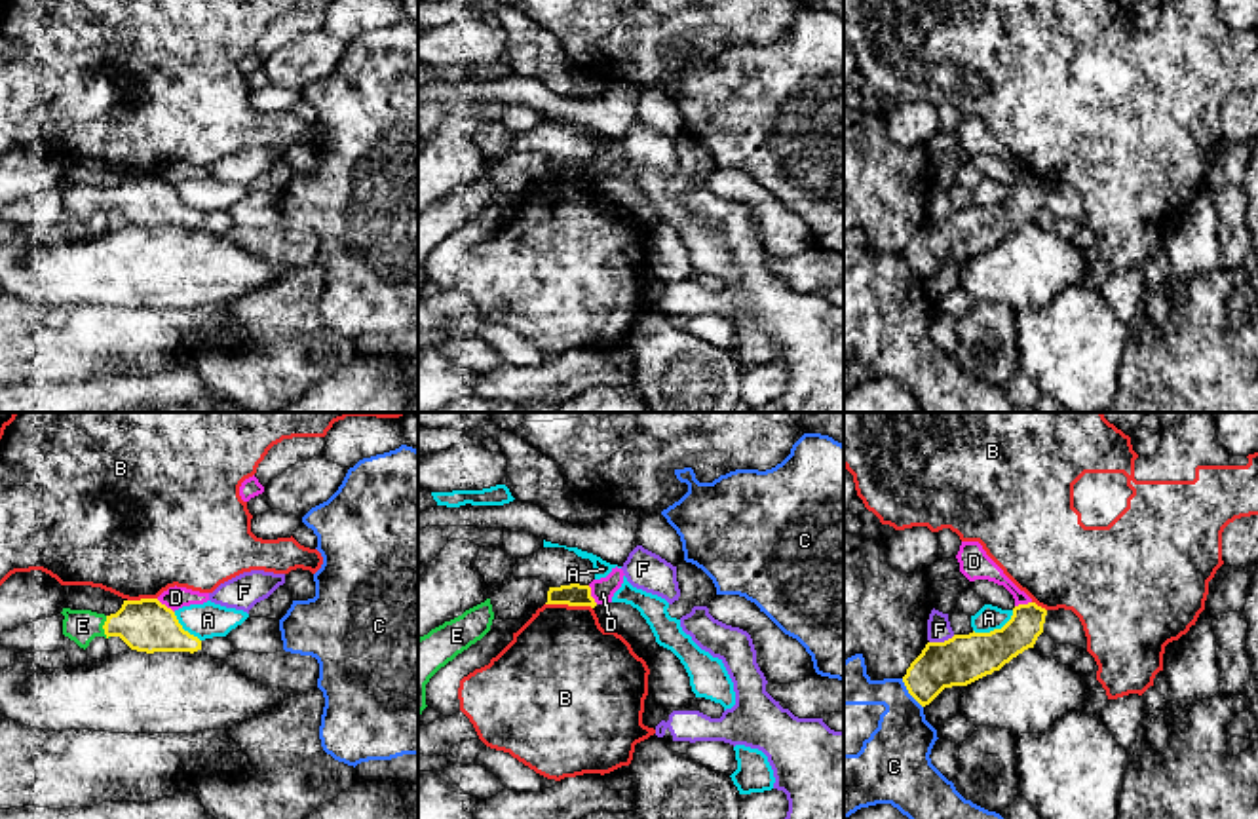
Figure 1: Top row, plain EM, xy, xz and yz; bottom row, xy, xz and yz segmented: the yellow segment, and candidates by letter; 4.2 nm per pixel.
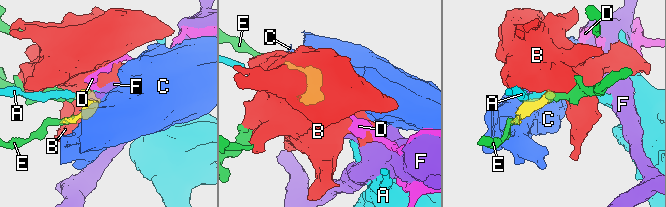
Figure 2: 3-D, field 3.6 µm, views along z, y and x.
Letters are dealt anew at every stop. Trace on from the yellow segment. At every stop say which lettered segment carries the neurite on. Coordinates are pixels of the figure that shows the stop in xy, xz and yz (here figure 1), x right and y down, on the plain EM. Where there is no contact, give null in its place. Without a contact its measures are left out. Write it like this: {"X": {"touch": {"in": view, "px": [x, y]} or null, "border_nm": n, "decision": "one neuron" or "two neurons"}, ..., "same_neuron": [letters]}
{"A": {"touch": {"in": "yz", "px": [994, 204]}, "border_nm": 200, "decision": "two neurons"}, "B": {"touch": {"in": "xz", "px": [569, 179]}, "border_nm": 200, "decision": "two neurons"}, "C": {"touch": {"in": "yz", "px": [909, 266]}, "border_nm": 160, "decision": "two neurons"}, "D": {"touch": {"in": "xz", "px": [590, 170]}, "border_nm": 90, "decision": "two neurons"}, "E": {"touch": {"in": "xy", "px": [103, 202]}, "border_nm": 100, "decision": "one neuron"}, "F": {"touch": {"in": "yz", "px": [941, 217]}, "border_nm": 120, "decision": "two neurons"}, "same_neuron": ["E"]}

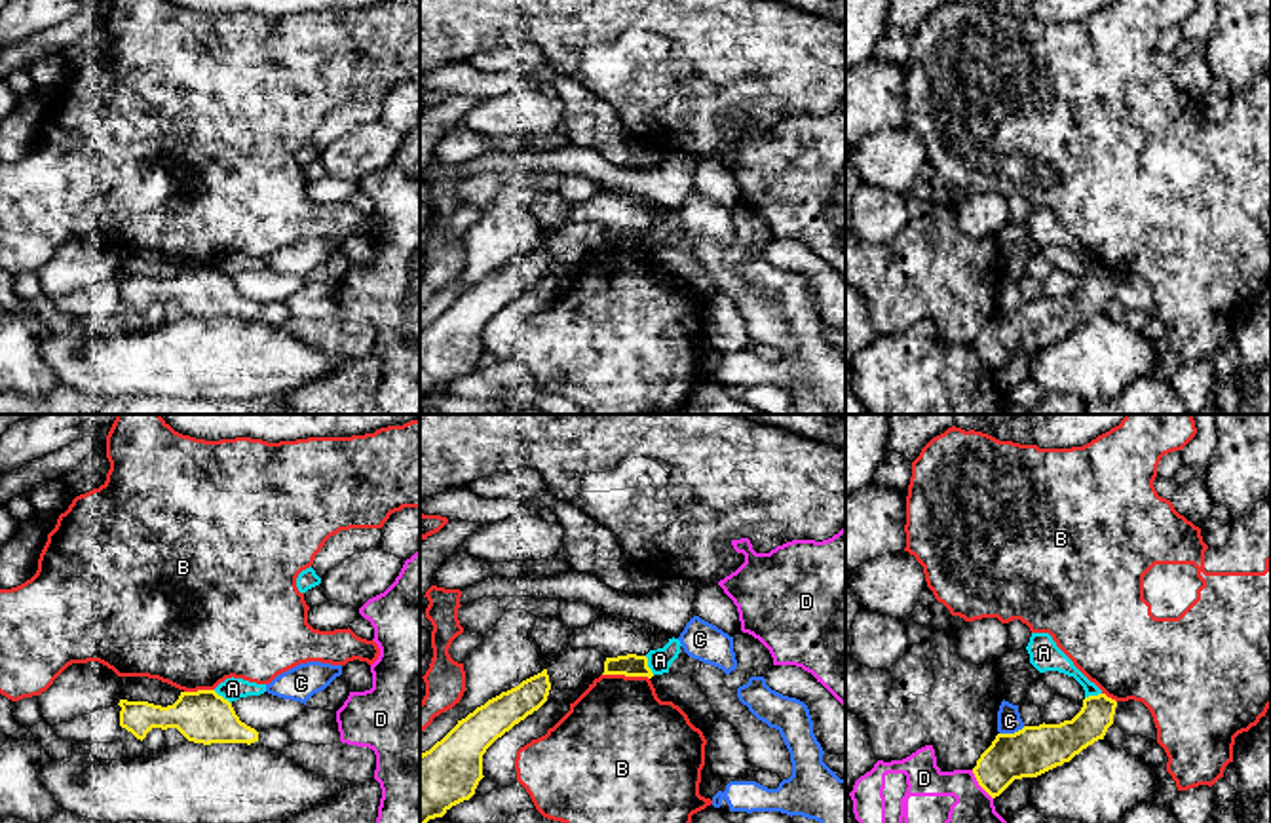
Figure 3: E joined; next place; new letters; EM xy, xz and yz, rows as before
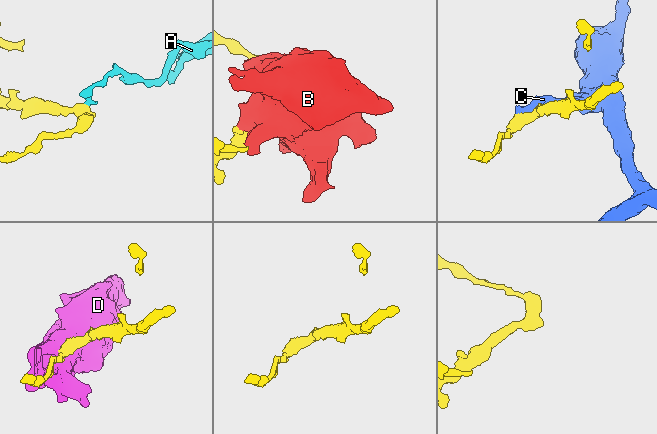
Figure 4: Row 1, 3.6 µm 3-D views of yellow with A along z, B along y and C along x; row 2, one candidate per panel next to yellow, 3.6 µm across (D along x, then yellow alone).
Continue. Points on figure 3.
{"A": {"touch": {"in": "xz", "px": [646, 240]}, "border_nm": 90, "decision": "two neurons"}, "B": {"touch": {"in": "xz", "px": [626, 249]}, "border_nm": 200, "decision": "two neurons"}, "C": {"touch": {"in": "yz", "px": [1011, 308]}, "border_nm": 120, "decision": "two neurons"}, "D": {"touch": {"in": "yz", "px": [979, 358]}, "border_nm": 160, "decision": "two neurons"}, "same_neuron": []}

